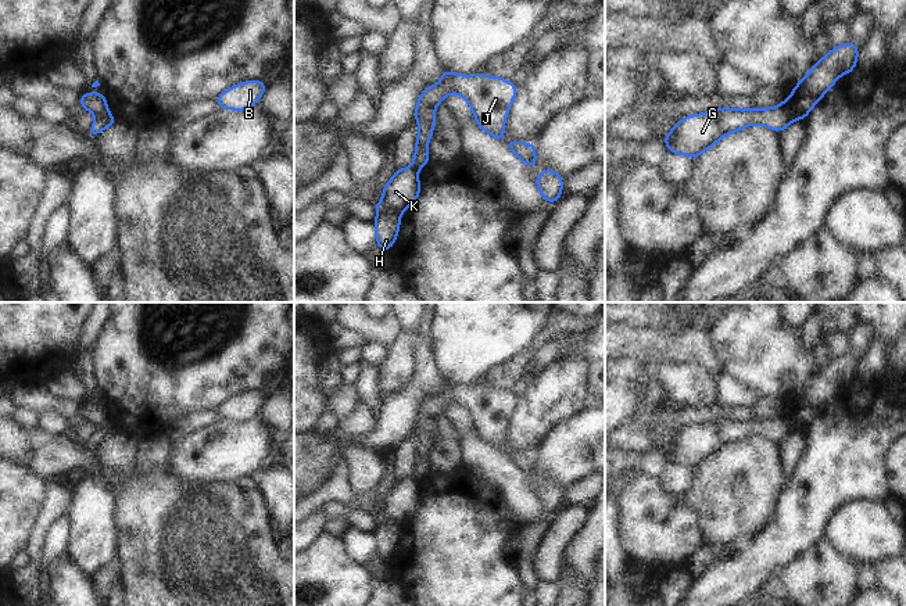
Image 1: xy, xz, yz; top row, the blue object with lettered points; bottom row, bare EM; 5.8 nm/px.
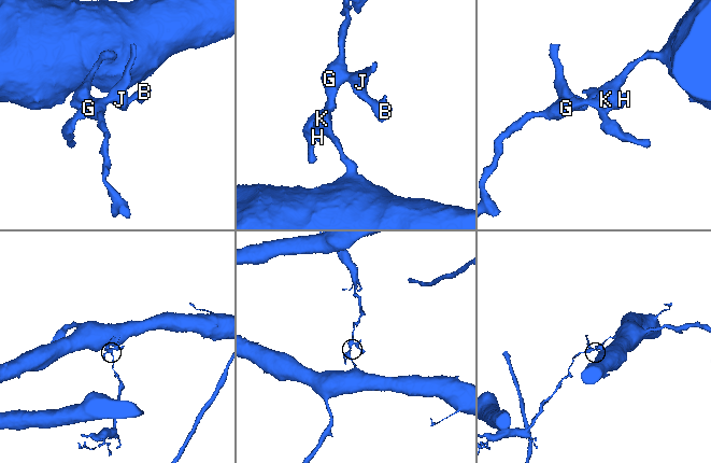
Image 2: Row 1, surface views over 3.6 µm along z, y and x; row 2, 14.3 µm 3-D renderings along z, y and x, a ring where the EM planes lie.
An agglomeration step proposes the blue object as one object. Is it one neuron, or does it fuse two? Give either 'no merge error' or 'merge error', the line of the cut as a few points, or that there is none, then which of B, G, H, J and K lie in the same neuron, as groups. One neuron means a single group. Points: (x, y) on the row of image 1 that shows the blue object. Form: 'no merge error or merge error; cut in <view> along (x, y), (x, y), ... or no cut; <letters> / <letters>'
merge error; cut in xz along (378, 212), (393, 211), (398, 217); B G H J / K

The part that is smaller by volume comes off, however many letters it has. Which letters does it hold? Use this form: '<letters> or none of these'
B, G, H, J

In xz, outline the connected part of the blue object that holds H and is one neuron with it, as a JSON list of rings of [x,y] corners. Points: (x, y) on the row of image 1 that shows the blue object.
[[[394,211],[377,214],[373,226],[376,233],[376,244],[383,251],[393,248],[394,241],[398,237],[401,220]]]

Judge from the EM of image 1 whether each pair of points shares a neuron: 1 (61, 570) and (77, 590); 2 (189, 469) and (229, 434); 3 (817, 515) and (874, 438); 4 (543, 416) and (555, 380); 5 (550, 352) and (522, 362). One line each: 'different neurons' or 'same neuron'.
1: same neuron
2: same neuron
3: same neuron
4: same neuron
5: different neurons

